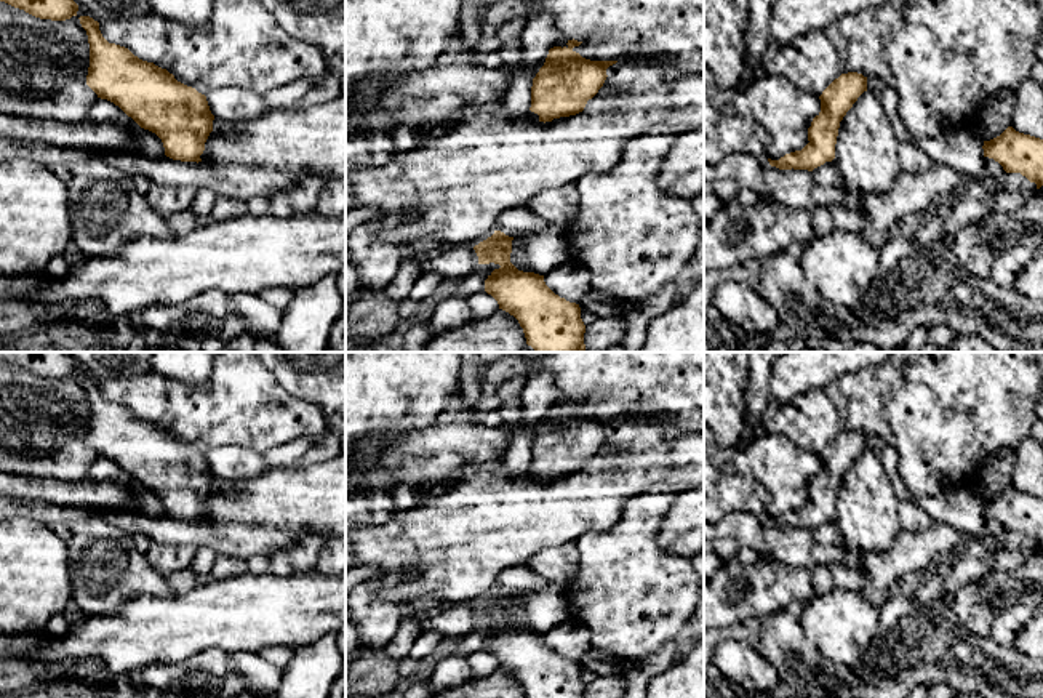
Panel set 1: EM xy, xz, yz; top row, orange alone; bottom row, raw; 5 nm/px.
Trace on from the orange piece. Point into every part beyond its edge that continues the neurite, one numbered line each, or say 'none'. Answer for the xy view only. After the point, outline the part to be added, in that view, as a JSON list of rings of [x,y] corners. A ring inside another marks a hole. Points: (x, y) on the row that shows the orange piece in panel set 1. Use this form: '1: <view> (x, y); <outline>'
none

